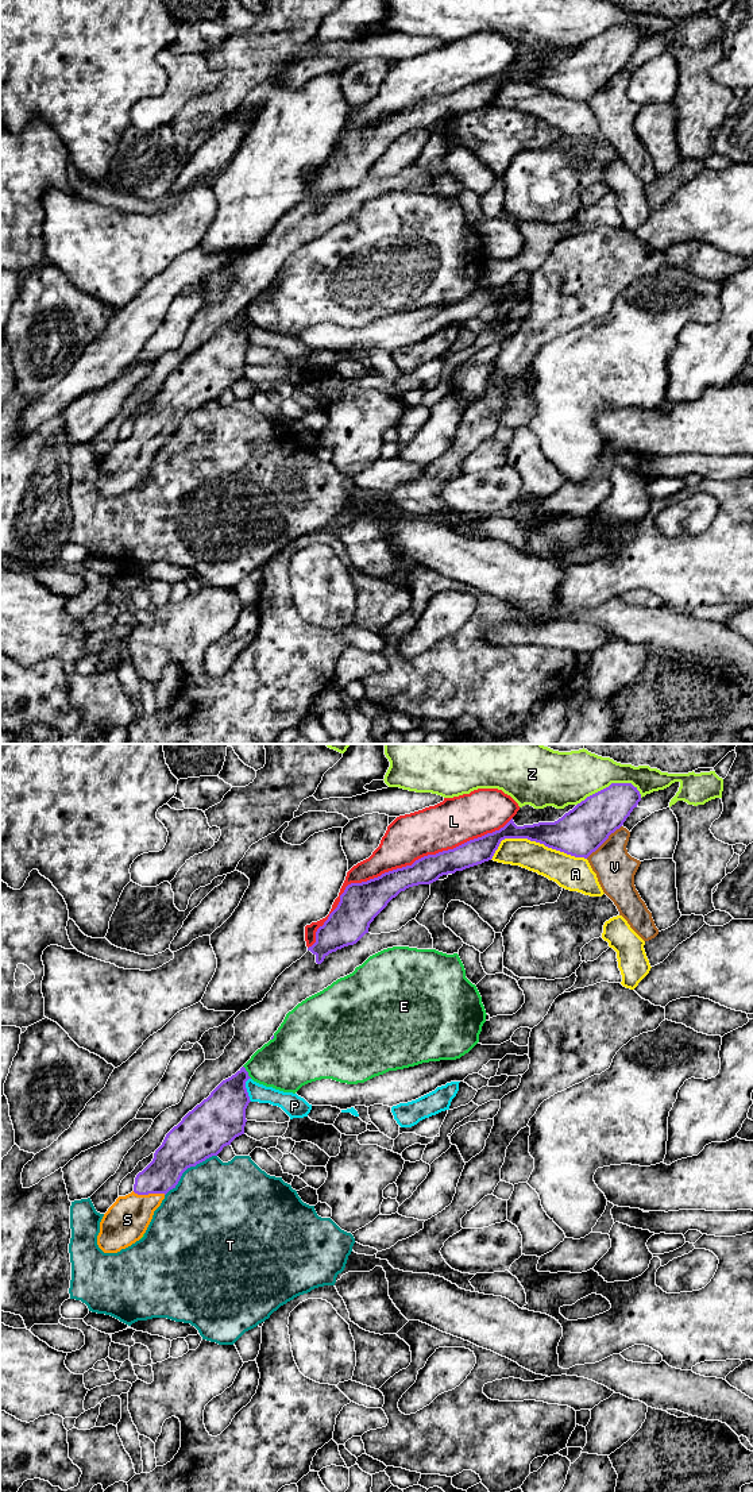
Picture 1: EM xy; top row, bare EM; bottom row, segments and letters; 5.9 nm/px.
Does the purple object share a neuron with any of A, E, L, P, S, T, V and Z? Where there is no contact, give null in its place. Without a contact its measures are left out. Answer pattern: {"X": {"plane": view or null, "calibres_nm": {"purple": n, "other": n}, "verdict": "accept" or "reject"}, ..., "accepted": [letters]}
{"A": {"plane": "xy", "calibres_nm": {"purple": 260, "other": 180}, "verdict": "reject"}, "E": {"plane": "xy", "calibres_nm": {"purple": 240, "other": 340}, "verdict": "reject"}, "L": {"plane": "xy", "calibres_nm": {"purple": 220, "other": 280}, "verdict": "reject"}, "P": {"plane": "xy", "calibres_nm": {"purple": 300, "other": 110}, "verdict": "reject"}, "S": {"plane": "xy", "calibres_nm": {"purple": 220, "other": 260}, "verdict": "accept"}, "T": {"plane": "xy", "calibres_nm": {"purple": 300, "other": 460}, "verdict": "reject"}, "V": {"plane": "xy", "calibres_nm": {"purple": 280, "other": 240}, "verdict": "reject"}, "Z": {"plane": "xy", "calibres_nm": {"purple": 260, "other": 280}, "verdict": "reject"}, "accepted": ["S"]}

